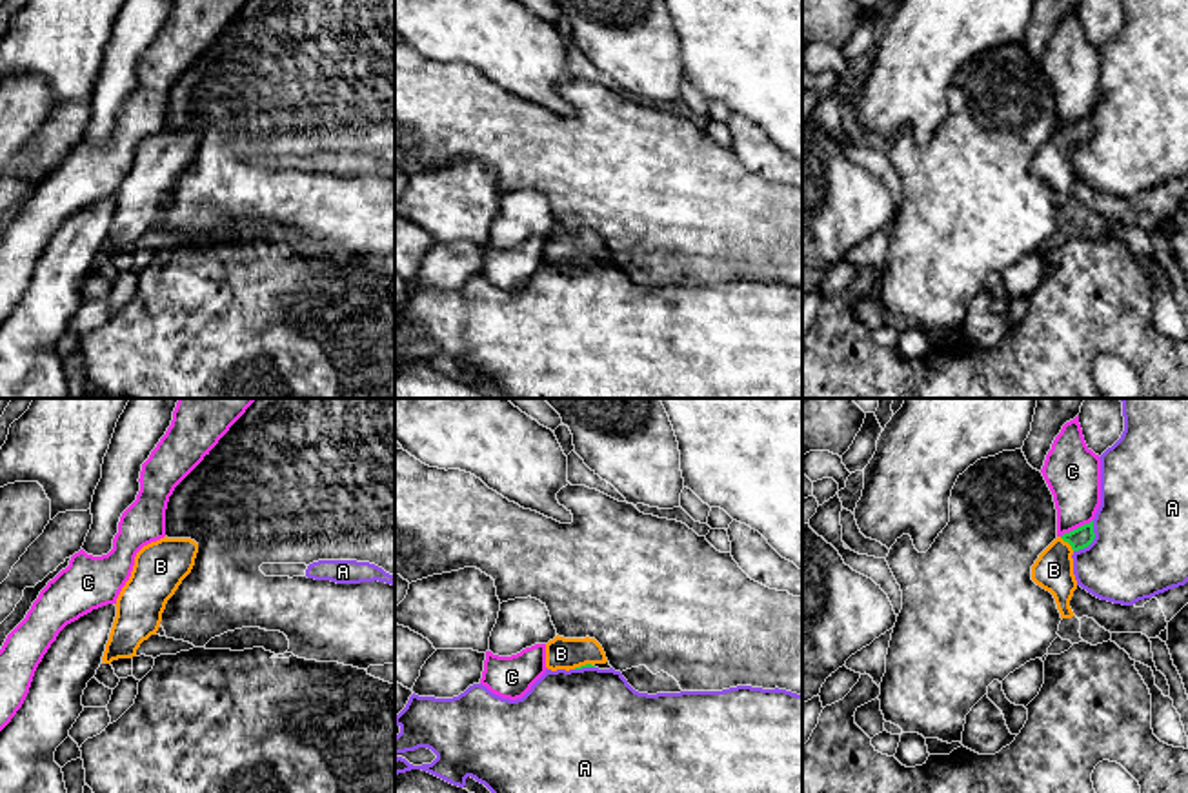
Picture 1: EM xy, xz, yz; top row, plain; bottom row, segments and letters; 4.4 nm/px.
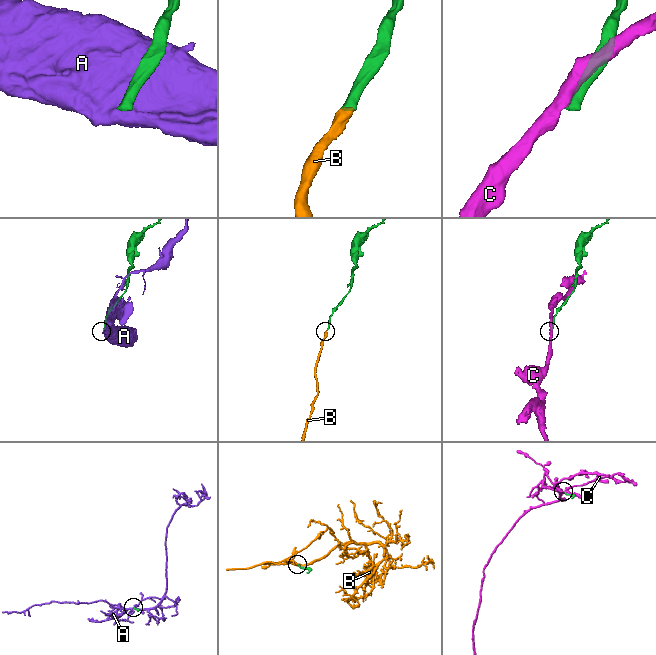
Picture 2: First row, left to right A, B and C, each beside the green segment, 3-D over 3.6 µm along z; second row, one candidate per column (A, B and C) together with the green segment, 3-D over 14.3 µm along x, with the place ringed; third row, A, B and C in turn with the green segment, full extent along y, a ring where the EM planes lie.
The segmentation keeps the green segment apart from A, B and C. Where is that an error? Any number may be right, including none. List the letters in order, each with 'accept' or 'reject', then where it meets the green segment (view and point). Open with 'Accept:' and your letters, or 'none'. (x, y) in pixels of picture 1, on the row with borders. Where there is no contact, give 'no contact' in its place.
Accept: B
A: reject; contact yz (1092, 541)
B: accept; contact yz (1067, 541)
C: reject; contact yz (1077, 528)

